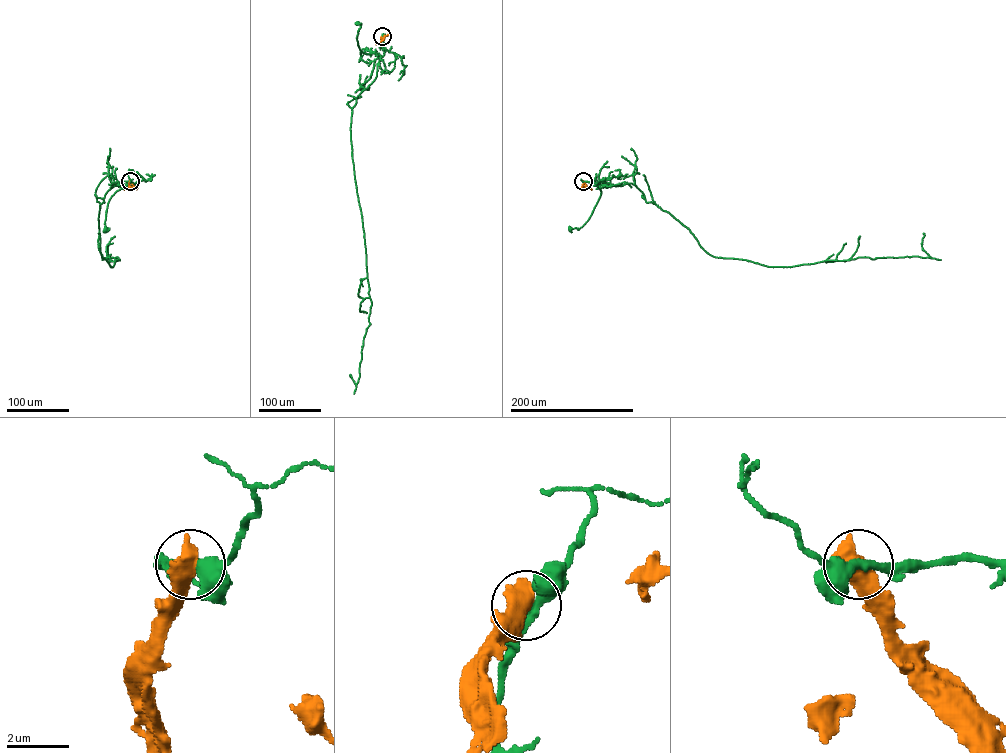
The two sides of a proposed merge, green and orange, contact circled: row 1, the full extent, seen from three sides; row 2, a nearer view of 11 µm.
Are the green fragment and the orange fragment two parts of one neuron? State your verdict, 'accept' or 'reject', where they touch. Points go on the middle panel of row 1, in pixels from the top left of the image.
reject; place (382, 36)

